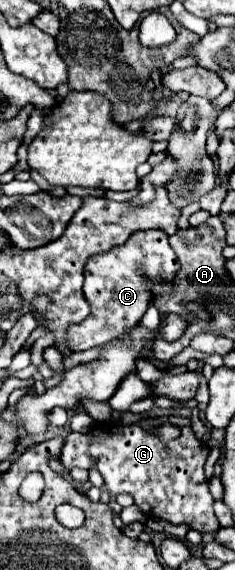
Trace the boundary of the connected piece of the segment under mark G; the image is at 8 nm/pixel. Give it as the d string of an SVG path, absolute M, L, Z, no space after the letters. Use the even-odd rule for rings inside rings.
M180 416L153 417L125 425L119 421L95 423L87 433L69 433L59 455L67 469L83 467L97 469L111 495L127 493L145 517L165 519L169 523L187 523L201 533L215 533L219 521L213 513L213 497L205 477L205 461L209 447L195 439L191 419ZM163 423L173 423L181 429L177 439L165 441L153 433Z

